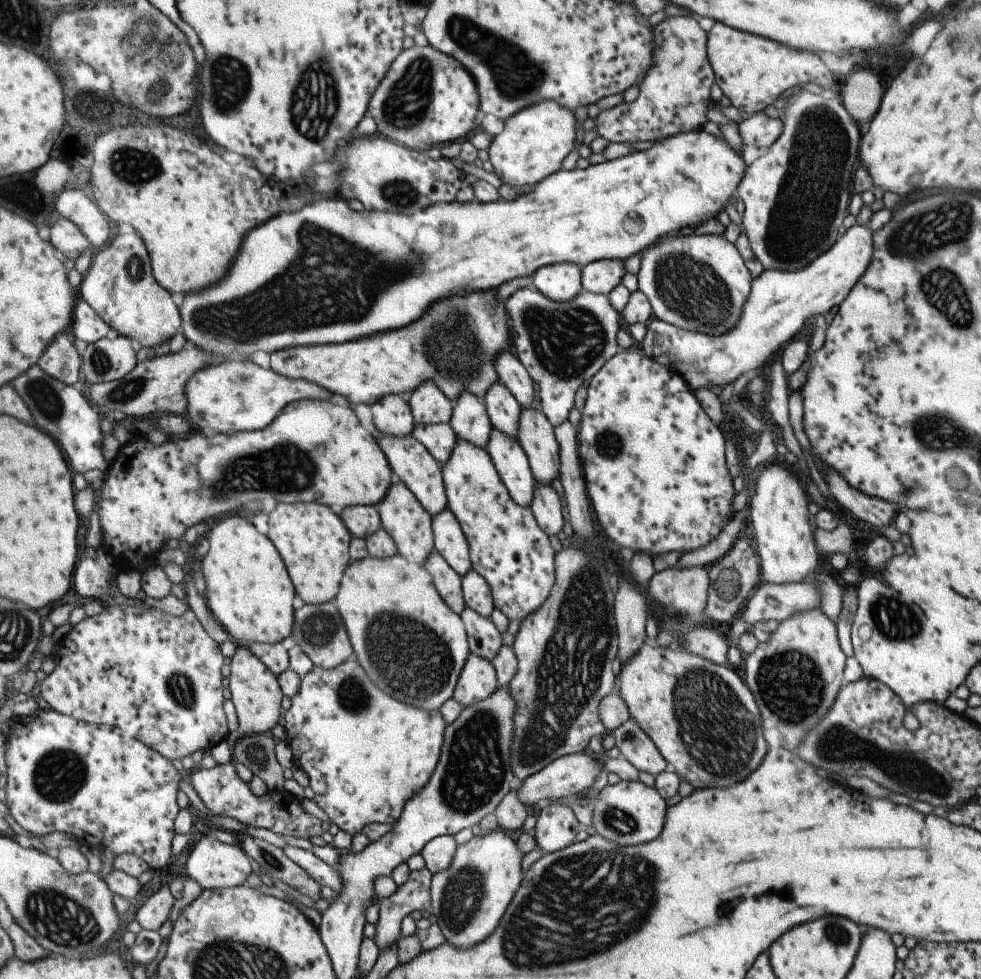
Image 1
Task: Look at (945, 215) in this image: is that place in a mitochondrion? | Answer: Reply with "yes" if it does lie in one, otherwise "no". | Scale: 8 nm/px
yes

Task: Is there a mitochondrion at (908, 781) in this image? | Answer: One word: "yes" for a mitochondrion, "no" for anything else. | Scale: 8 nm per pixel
yes

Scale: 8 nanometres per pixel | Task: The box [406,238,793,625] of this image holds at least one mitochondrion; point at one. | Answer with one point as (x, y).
(564, 343)

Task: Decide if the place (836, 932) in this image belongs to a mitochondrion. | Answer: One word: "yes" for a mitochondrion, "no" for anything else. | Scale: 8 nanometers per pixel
yes

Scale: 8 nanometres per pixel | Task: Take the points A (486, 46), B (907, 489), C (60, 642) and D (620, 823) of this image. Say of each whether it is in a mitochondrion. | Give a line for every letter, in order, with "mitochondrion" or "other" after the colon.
A: mitochondrion
B: mitochondrion
C: other
D: mitochondrion

